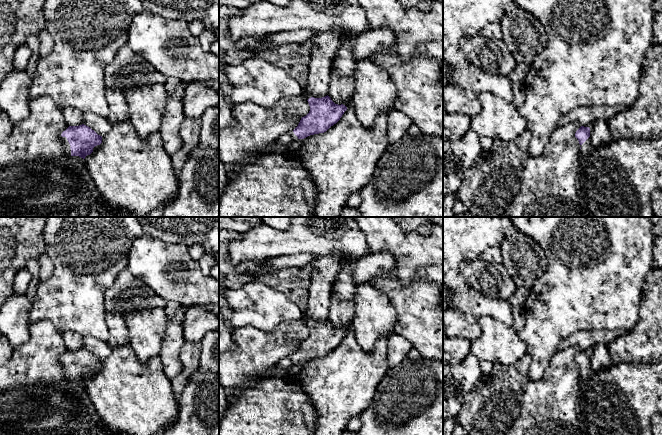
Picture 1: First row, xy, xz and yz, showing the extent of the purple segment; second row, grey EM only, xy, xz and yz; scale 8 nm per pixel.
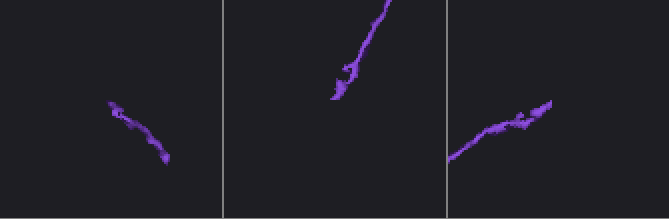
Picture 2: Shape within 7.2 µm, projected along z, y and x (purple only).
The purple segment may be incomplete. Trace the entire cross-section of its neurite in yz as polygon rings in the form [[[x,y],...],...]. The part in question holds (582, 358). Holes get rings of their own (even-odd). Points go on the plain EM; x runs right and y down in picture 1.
[[[581,350],[575,357],[581,371],[581,380],[588,378],[593,370],[591,368],[590,352]]]

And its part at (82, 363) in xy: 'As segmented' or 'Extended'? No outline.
Extended

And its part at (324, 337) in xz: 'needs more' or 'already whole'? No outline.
needs more

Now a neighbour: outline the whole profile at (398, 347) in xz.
[[[393,334],[388,338],[387,361],[389,368],[399,365],[407,358],[412,344],[400,335]]]

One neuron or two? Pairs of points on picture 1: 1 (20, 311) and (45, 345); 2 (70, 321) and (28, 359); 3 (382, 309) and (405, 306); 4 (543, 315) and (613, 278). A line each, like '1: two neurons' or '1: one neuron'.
1: two neurons
2: two neurons
3: two neurons
4: one neuron

